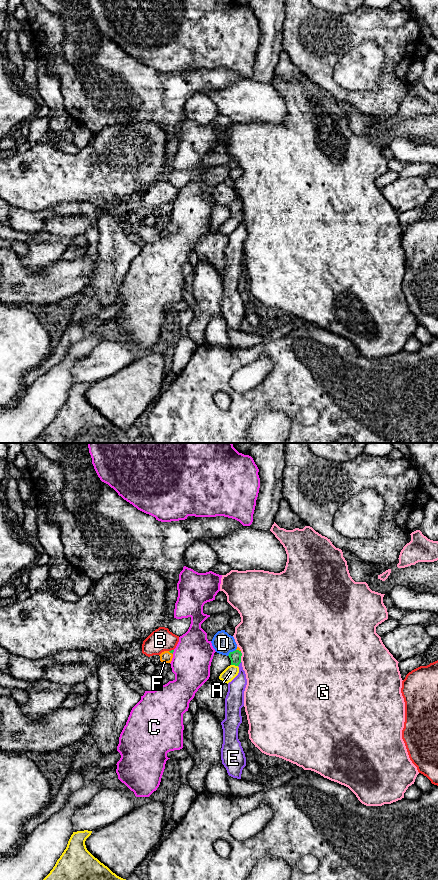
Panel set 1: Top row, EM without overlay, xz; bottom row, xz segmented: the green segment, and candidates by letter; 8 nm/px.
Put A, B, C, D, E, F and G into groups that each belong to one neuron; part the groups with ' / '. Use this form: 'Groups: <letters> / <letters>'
Groups: A / B / C / D / E / F / G

